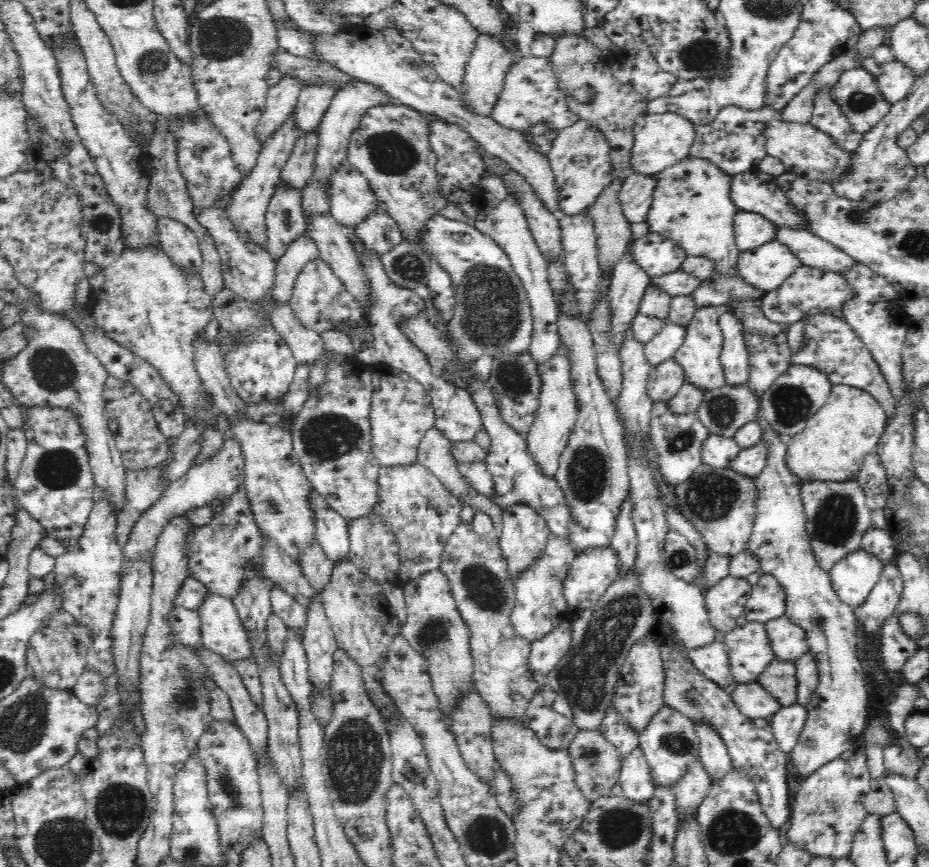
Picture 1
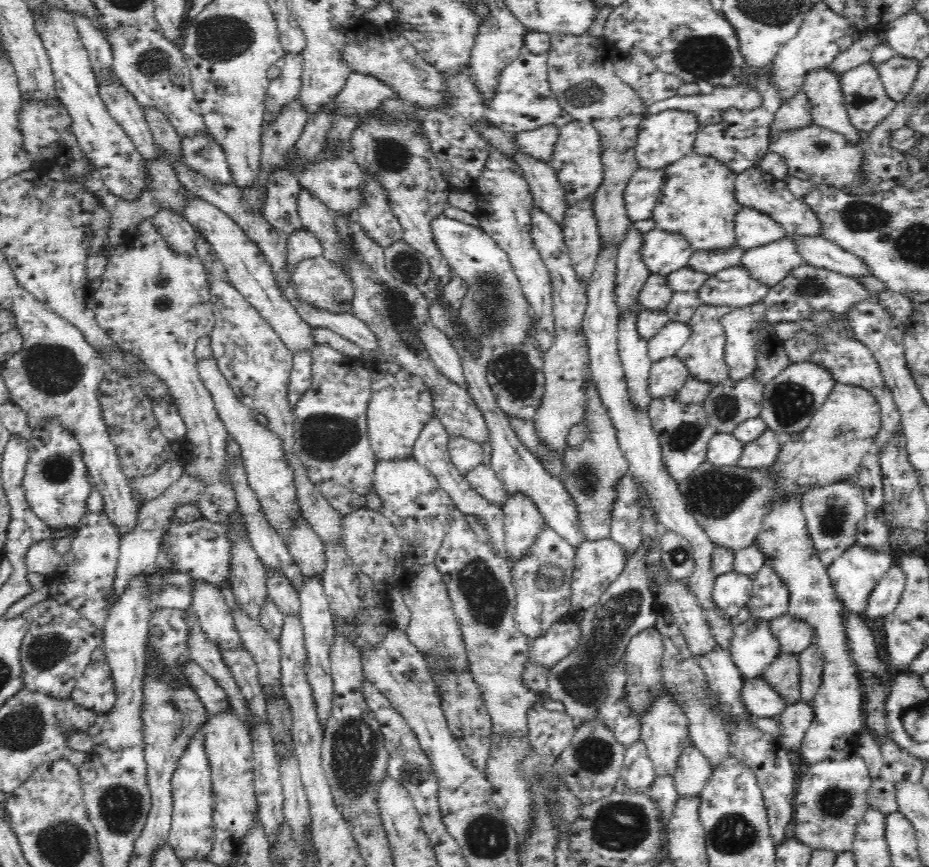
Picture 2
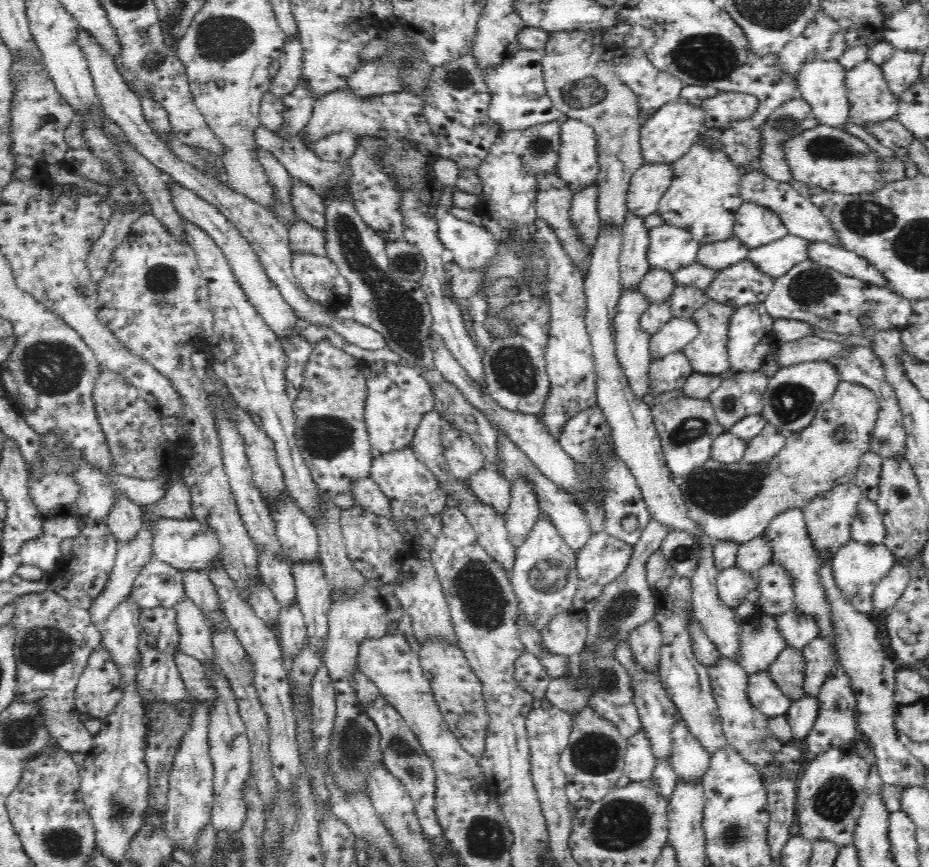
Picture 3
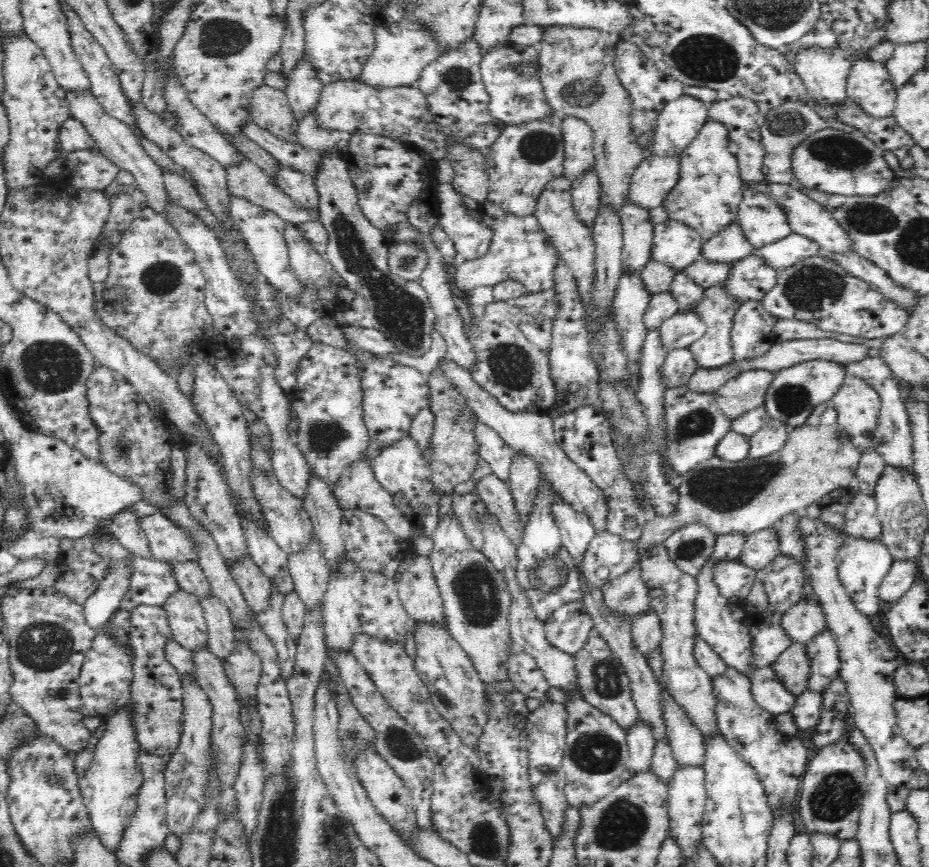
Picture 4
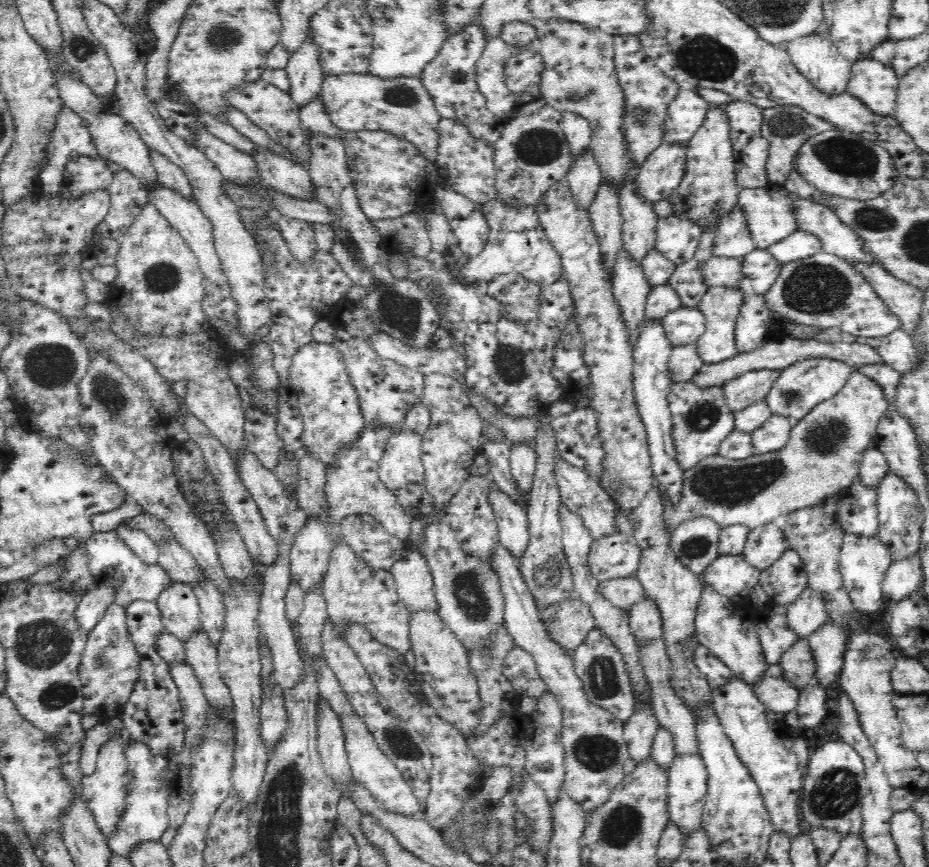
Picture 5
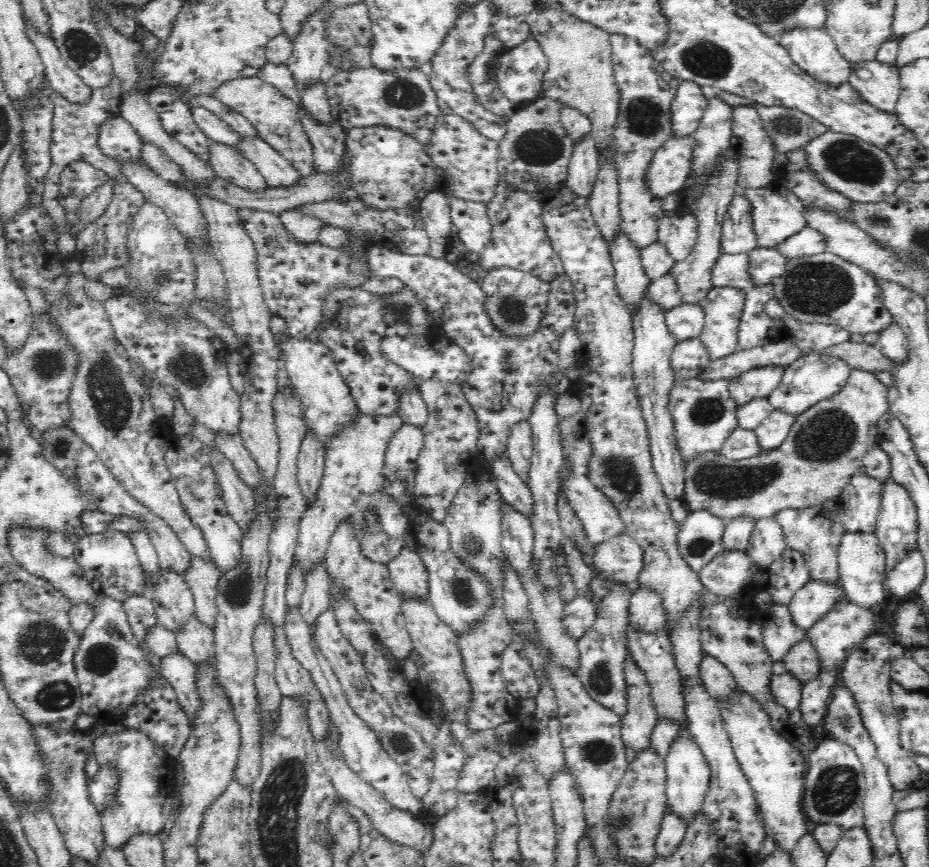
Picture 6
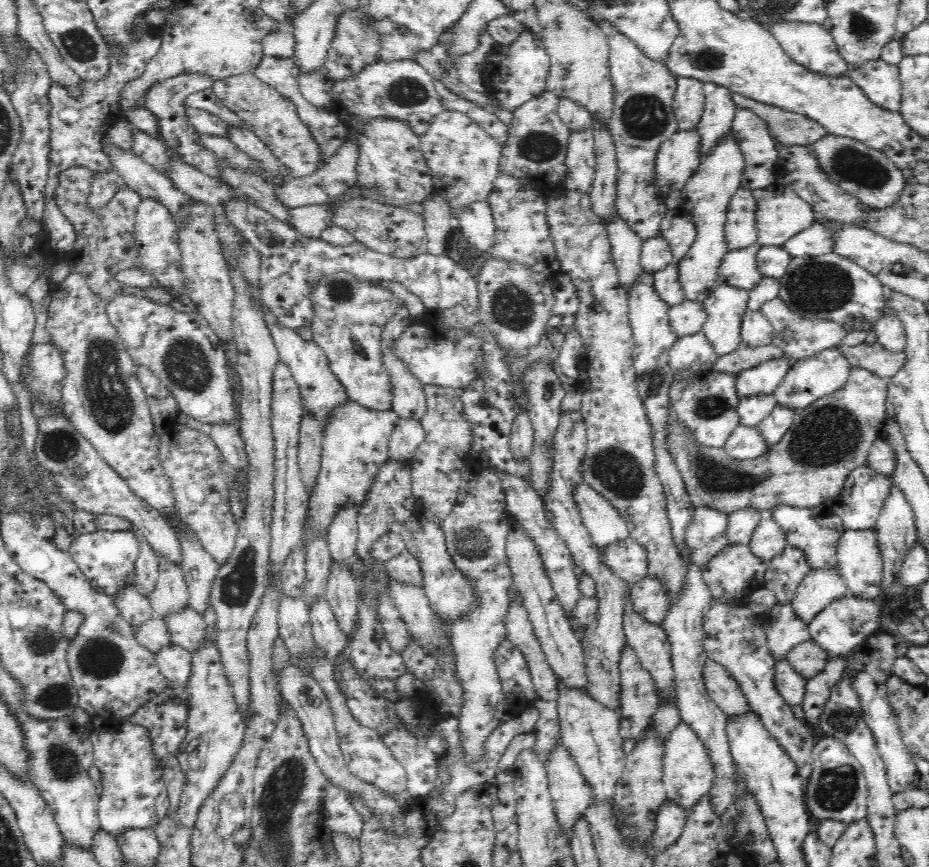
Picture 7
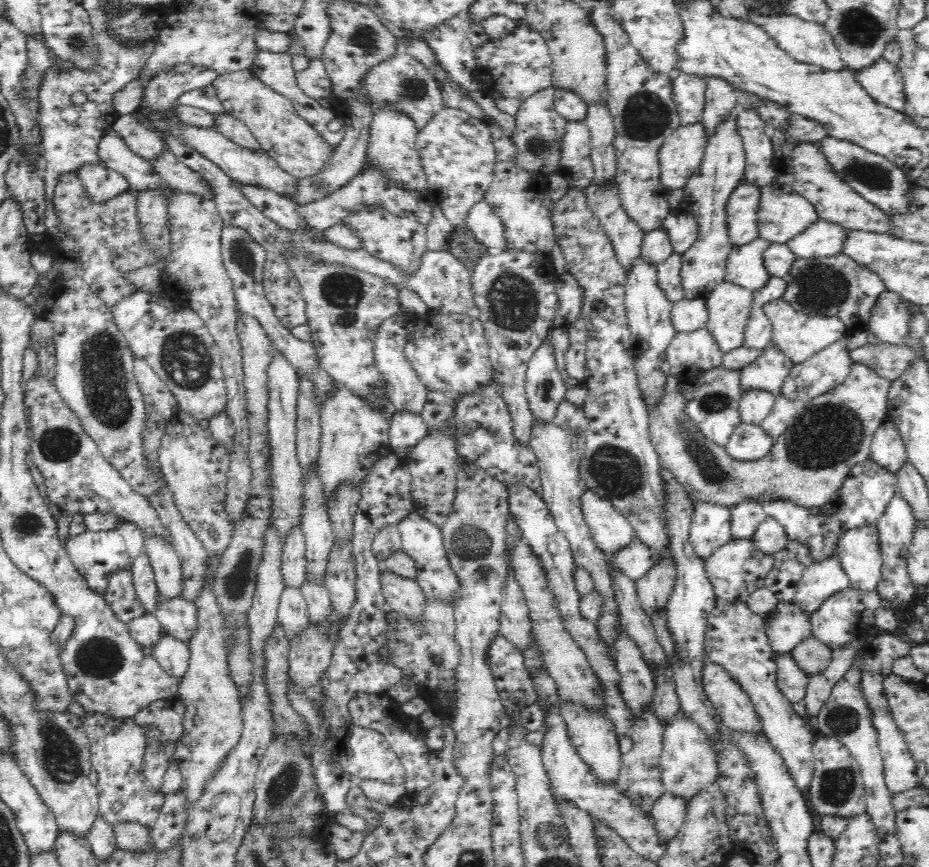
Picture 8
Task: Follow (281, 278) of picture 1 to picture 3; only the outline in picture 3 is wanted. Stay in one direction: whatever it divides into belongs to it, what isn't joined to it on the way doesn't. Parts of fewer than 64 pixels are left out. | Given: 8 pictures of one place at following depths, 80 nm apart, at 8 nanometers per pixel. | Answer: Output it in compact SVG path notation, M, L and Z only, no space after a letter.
M297 220L289 228L289 239L292 250L301 250L326 257L324 230L320 230L305 220Z

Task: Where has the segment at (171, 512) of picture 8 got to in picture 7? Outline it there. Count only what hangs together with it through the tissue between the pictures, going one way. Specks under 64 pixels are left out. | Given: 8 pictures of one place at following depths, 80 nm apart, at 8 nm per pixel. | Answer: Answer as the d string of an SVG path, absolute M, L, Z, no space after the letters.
M176 511L164 514L164 519L175 531L182 548L180 565L188 587L188 604L202 615L208 608L210 592L220 564L206 551L188 526L180 521Z

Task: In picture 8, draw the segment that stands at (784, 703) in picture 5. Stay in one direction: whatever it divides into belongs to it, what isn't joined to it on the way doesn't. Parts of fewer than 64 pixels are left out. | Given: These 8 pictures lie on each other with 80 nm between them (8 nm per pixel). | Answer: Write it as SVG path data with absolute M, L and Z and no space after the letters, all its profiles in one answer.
M791 652L776 653L777 685L790 702L796 703L805 700L808 674L804 672Z

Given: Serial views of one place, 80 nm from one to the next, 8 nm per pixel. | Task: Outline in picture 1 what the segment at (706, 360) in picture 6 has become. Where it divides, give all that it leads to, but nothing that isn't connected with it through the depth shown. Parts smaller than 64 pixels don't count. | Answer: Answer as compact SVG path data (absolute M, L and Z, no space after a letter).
M672 357L652 368L649 374L647 392L654 403L669 402L672 397L677 396L685 382L683 367Z

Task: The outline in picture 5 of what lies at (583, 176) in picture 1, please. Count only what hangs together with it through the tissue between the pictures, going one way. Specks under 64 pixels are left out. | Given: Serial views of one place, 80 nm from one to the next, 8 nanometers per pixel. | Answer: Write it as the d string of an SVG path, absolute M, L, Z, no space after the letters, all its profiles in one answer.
M564 110L562 112L561 126L566 140L569 142L572 161L576 160L582 152L586 152L588 146L591 146L593 132L589 120L575 112Z

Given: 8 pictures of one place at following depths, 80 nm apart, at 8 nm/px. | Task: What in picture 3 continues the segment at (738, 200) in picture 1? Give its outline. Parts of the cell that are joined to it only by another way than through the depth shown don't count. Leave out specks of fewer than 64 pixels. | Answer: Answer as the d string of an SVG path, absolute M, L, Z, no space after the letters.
M762 171L749 172L741 177L740 195L745 202L758 203L773 210L787 228L787 234L800 236L800 238L809 240L811 243L826 242L830 245L841 246L837 230L834 230L830 219L820 210L819 206L802 197L790 183L772 180Z

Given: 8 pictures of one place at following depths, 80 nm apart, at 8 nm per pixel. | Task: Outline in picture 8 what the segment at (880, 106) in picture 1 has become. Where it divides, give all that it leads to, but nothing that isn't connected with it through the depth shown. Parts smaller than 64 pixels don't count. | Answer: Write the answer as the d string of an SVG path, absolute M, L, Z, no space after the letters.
M882 58L872 67L856 73L858 82L876 102L898 112L905 110L905 84L902 71L896 64Z

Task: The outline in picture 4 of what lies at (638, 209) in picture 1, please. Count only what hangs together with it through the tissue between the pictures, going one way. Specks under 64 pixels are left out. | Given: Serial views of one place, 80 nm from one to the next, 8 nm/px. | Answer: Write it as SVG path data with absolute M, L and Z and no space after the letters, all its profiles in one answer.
M647 154L635 168L629 186L630 200L642 208L658 208L680 178L681 154Z

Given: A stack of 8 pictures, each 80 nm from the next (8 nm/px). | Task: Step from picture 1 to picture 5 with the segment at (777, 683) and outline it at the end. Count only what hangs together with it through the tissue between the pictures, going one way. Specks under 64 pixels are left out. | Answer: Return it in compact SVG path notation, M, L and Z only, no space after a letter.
M800 639L782 655L779 665L784 668L784 676L796 688L808 686L816 678L814 653L808 639Z

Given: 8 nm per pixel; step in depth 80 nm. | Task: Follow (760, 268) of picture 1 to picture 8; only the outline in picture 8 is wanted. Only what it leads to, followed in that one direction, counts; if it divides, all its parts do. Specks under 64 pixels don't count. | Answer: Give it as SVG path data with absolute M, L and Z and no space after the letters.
M819 218L787 243L797 259L824 258L842 253L849 232L841 224Z

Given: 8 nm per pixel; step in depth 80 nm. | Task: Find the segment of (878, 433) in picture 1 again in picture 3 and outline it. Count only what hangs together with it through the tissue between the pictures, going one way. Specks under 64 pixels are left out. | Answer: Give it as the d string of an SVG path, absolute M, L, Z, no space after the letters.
M848 380L842 381L836 394L818 408L812 423L788 436L784 448L765 463L741 461L723 464L711 459L702 467L696 468L686 478L682 487L688 517L713 541L736 541L738 545L742 545L752 538L764 535L771 520L781 512L801 508L836 485L854 481L862 456L871 450L872 434L879 418L879 410L878 397L869 388Z

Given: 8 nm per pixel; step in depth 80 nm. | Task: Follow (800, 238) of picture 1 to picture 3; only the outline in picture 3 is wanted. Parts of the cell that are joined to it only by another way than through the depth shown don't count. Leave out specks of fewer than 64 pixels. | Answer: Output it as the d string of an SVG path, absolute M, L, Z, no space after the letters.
M826 242L811 243L808 254L809 258L820 266L833 268L846 276L852 276L872 286L890 289L897 293L875 266L872 266L864 257L840 245L830 245Z

